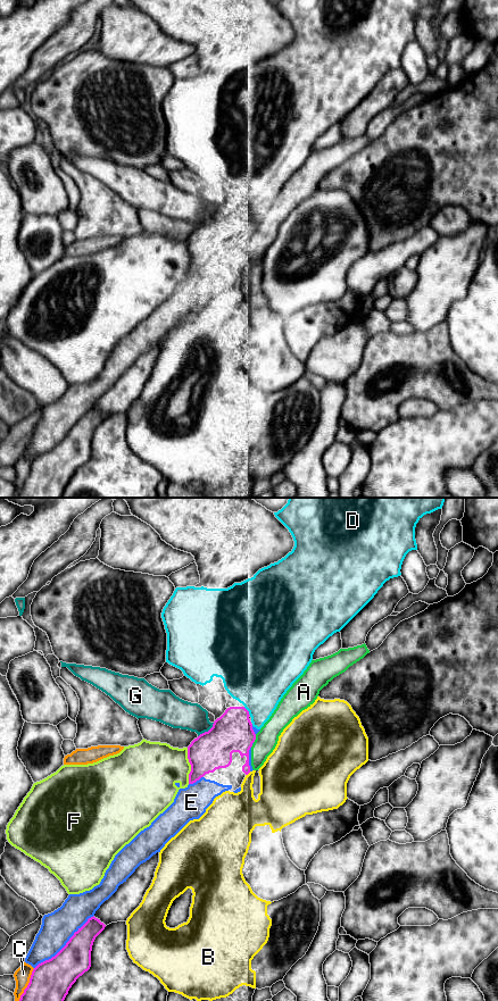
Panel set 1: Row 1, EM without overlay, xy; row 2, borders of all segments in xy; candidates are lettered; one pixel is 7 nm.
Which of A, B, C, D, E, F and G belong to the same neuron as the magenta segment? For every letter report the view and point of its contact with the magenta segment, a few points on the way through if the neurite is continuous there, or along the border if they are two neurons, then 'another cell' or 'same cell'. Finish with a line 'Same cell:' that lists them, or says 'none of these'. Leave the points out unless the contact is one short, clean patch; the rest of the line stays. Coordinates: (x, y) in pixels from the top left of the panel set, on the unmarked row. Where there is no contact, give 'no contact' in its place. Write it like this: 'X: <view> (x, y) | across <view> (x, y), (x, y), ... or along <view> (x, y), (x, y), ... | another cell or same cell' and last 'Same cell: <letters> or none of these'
A: xy (255, 230) | another cell
B: xy (248, 264) | another cell
C: xy (26, 478) | another cell
D: xy (248, 202) | same cell
E: xy (66, 435) | another cell
F: xy (191, 257) | another cell
G: xy (206, 223) | along xy (214, 214), (198, 227) | another cell
Same cell: D

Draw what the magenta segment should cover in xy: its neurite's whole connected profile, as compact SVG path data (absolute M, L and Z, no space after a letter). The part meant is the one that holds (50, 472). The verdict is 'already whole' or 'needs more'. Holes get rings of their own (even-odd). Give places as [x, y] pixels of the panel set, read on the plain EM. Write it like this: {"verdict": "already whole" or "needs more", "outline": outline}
{"verdict": "already whole", "outline": "M94 407L89 409L55 448L33 460L30 474L20 486L17 498L61 498L72 476L90 460L93 433L105 418L106 416Z"}

